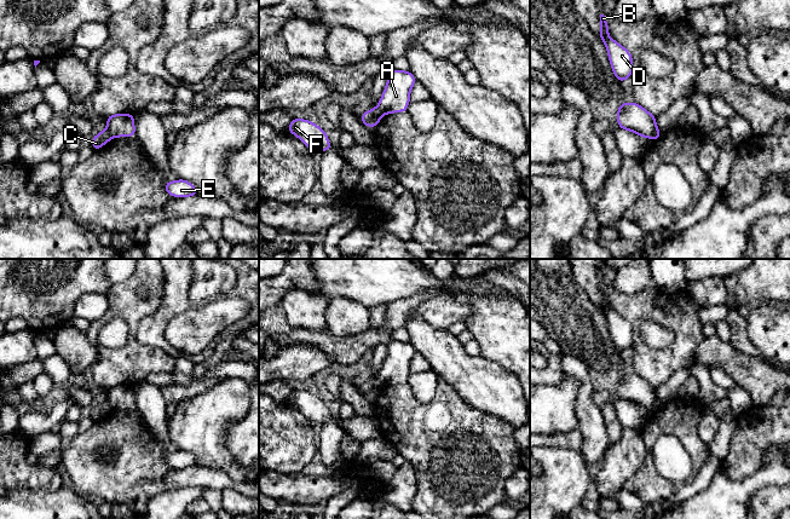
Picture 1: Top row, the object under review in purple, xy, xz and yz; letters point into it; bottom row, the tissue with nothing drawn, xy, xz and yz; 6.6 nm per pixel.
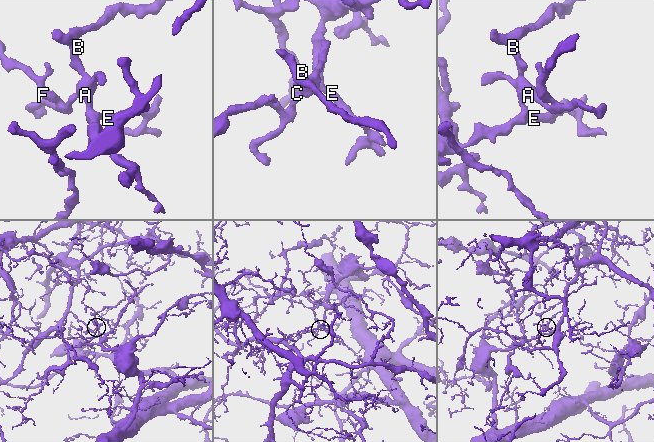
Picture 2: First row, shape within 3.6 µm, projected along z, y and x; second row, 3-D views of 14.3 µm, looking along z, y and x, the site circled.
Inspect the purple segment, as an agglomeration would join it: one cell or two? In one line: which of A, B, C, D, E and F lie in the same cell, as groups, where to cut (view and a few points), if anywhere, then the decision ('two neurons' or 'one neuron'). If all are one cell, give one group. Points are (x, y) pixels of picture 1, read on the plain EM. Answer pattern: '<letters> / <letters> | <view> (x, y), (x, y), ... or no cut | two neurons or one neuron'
A B D E / C F | xy (105, 401), (110, 409) | two neurons

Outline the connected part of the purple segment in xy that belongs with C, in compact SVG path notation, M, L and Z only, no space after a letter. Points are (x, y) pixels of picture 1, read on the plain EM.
M103 402L103 403L99 403L98 405L96 405L93 409L92 409L92 419L96 421L100 420L103 416L105 416L109 411L110 411L110 406L108 404L108 402Z

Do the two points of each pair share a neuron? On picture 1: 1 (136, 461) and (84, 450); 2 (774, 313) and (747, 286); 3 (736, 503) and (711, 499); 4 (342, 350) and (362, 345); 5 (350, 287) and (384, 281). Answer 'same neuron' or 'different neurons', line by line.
1: same neuron
2: same neuron
3: same neuron
4: same neuron
5: same neuron

